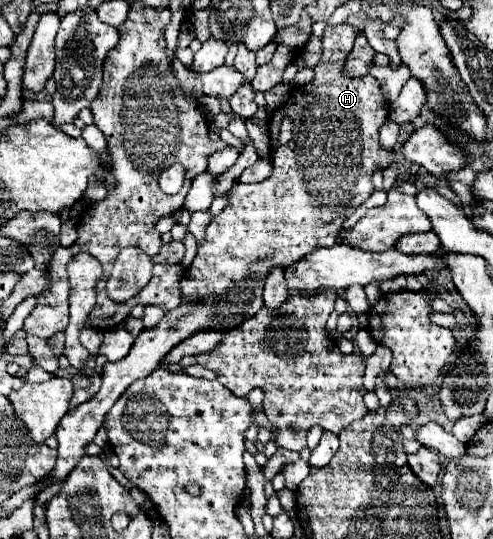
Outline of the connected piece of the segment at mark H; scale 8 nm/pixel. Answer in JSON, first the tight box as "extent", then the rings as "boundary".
{"extent":[36,24,470,494],"boundary":[[[348,24],[328,26],[328,32],[324,32],[324,36],[322,36],[324,54],[315,67],[314,80],[306,86],[298,86],[297,91],[292,88],[288,100],[284,102],[282,112],[284,112],[284,116],[294,120],[294,132],[292,132],[294,136],[286,146],[282,146],[282,144],[274,146],[274,150],[272,150],[274,170],[272,170],[270,178],[266,178],[264,182],[258,182],[258,184],[237,182],[231,188],[228,208],[224,208],[218,216],[214,216],[214,220],[210,222],[210,226],[206,230],[204,244],[198,244],[198,254],[196,254],[192,266],[188,268],[188,276],[182,276],[182,282],[180,282],[182,304],[176,310],[166,312],[164,318],[158,322],[158,326],[142,330],[126,358],[122,358],[120,362],[106,362],[106,370],[102,372],[100,392],[92,400],[70,410],[70,414],[66,414],[66,418],[62,418],[62,422],[58,424],[58,430],[56,430],[56,438],[60,442],[58,460],[56,460],[54,470],[48,474],[48,480],[36,486],[38,494],[46,486],[64,480],[66,474],[70,474],[70,470],[78,464],[78,460],[82,456],[86,456],[86,446],[92,444],[96,432],[104,424],[106,412],[114,406],[114,402],[122,396],[122,392],[132,382],[146,378],[152,370],[156,370],[156,366],[162,362],[162,358],[176,344],[180,344],[182,340],[190,338],[192,334],[196,334],[200,330],[224,332],[224,330],[238,328],[246,318],[252,318],[262,308],[264,280],[272,268],[286,270],[292,264],[296,264],[298,260],[302,260],[304,256],[312,254],[314,250],[334,246],[338,230],[342,228],[342,222],[348,218],[346,216],[348,210],[358,208],[374,192],[370,176],[376,168],[386,168],[400,158],[408,158],[410,162],[424,166],[434,178],[446,178],[448,172],[458,172],[470,162],[470,156],[464,150],[460,150],[452,140],[448,140],[432,124],[426,124],[417,129],[398,152],[394,152],[394,150],[388,152],[380,146],[378,128],[388,118],[388,112],[390,112],[388,100],[384,98],[380,84],[374,76],[354,76],[352,78],[342,70],[342,59],[348,58],[348,54],[352,52],[354,38],[356,38],[354,26],[348,26]]]}

